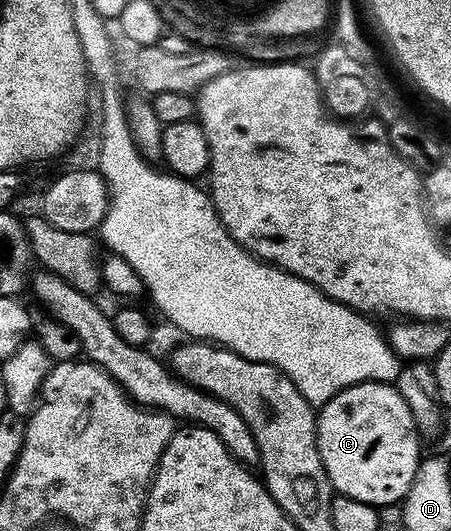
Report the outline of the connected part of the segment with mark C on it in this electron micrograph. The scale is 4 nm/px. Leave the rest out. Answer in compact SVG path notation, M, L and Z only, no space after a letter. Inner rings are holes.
M358 383L337 393L318 408L315 421L317 449L325 465L332 488L345 497L357 497L357 501L371 503L374 507L386 507L389 503L404 500L415 481L421 460L419 438L421 432L415 425L415 414L390 383Z

